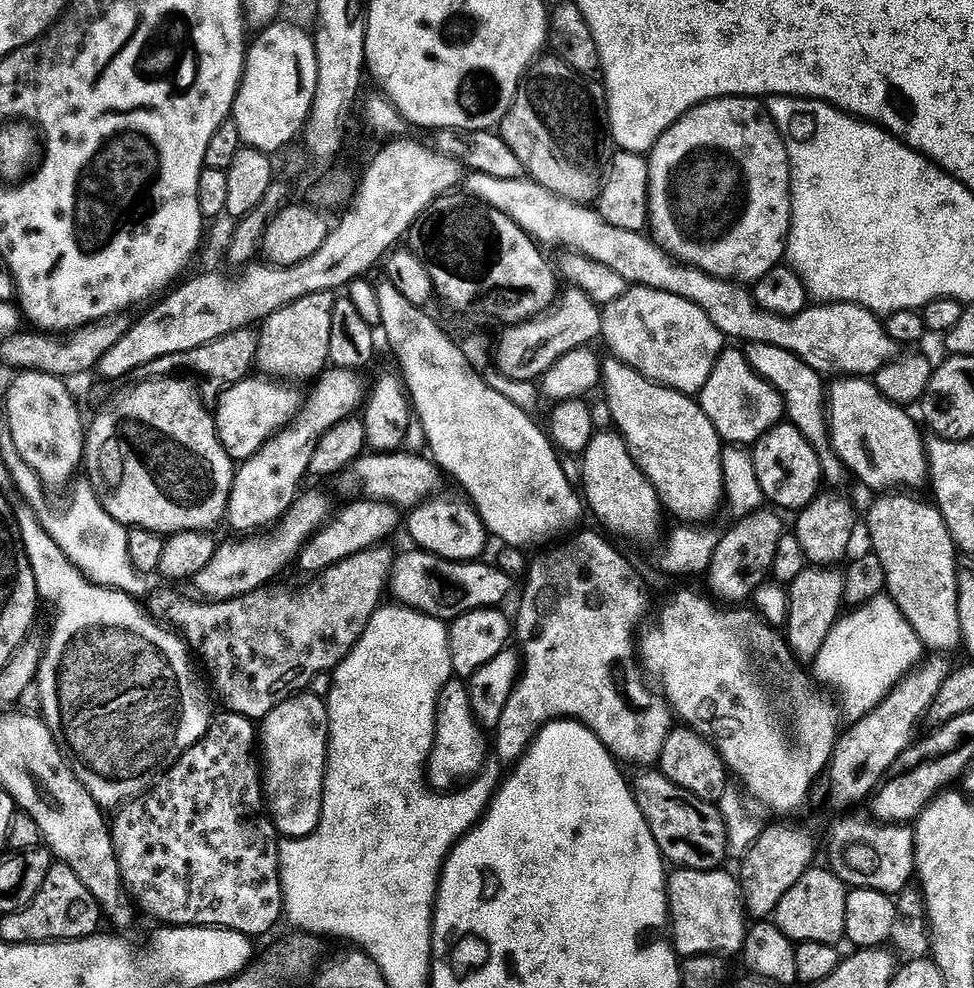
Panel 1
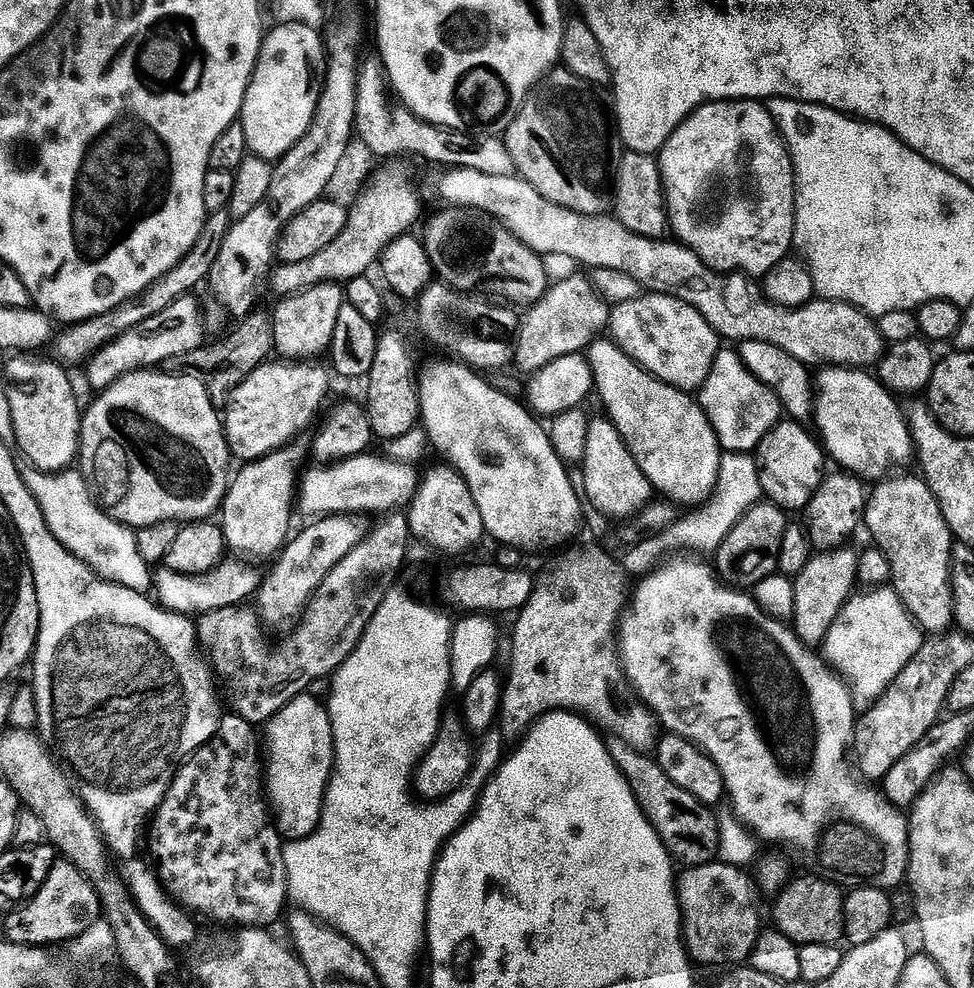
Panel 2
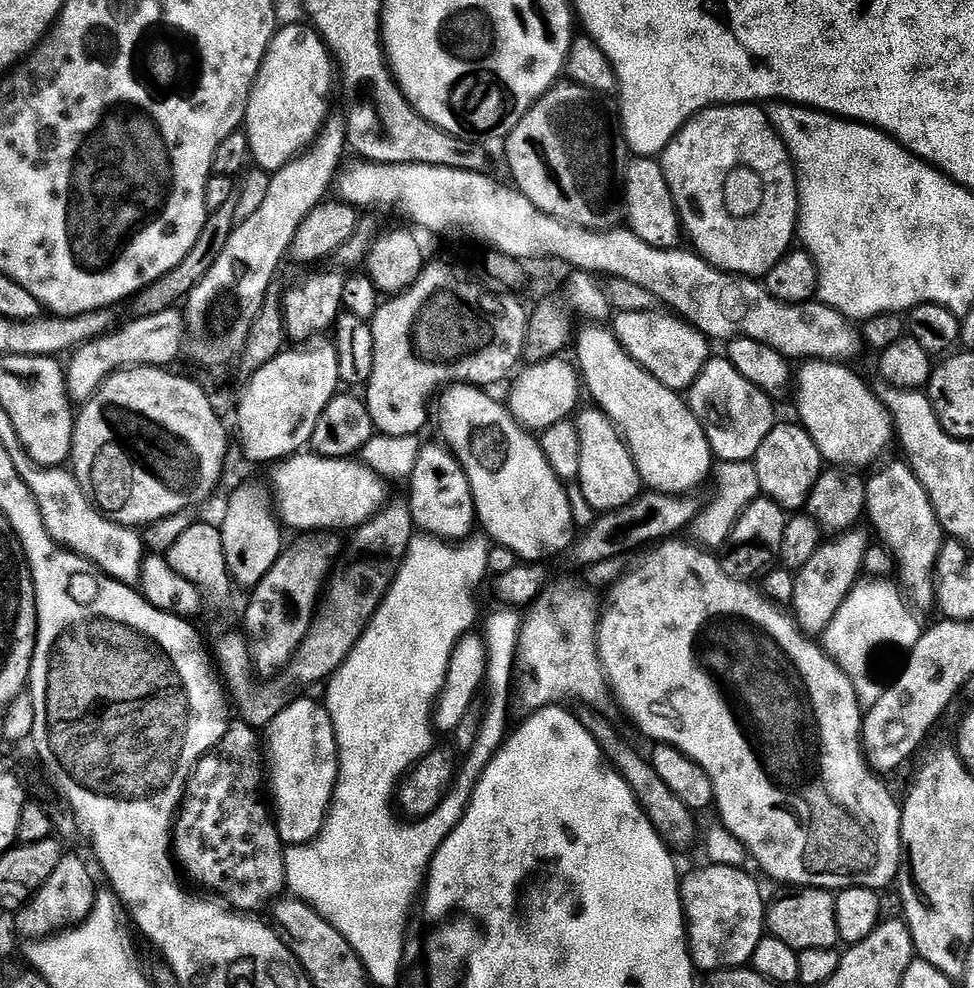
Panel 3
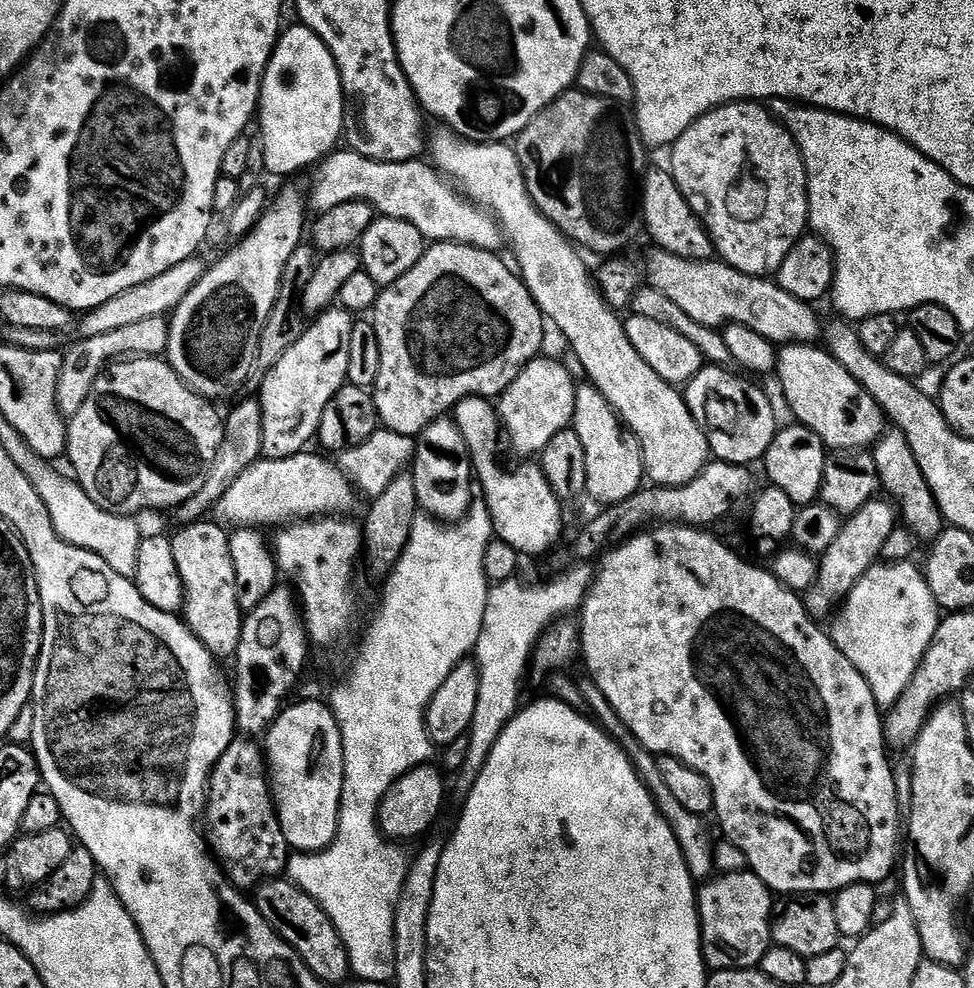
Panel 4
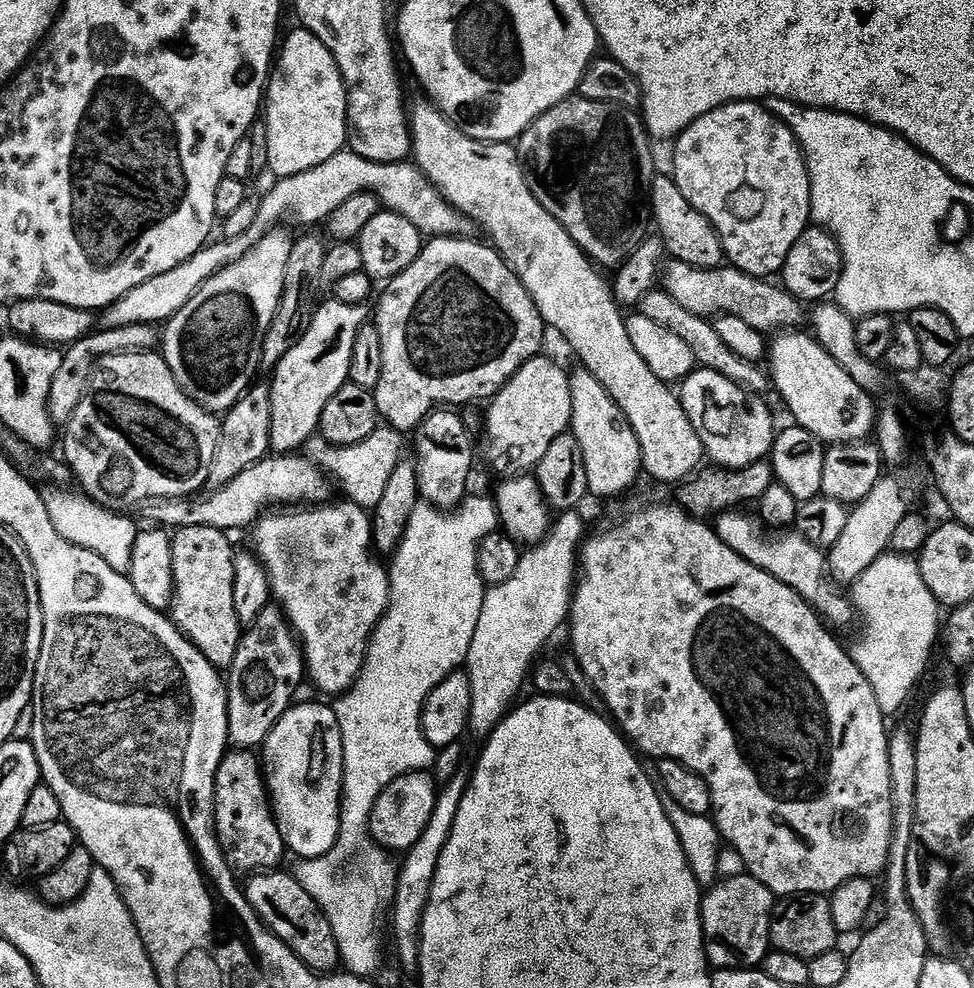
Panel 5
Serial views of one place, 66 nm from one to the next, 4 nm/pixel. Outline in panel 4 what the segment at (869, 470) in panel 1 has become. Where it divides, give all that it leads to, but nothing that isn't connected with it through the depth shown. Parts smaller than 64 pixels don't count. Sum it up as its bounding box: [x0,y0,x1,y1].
[778,344,886,450]

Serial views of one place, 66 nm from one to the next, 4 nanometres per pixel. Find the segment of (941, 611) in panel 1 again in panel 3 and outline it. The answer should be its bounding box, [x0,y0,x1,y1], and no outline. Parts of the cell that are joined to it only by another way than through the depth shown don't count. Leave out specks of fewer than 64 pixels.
[866,462,946,601]

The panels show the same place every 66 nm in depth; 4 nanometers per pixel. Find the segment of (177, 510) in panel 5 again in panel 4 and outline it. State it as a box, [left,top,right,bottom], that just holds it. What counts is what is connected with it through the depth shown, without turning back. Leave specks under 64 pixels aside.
[218,450,354,526]

